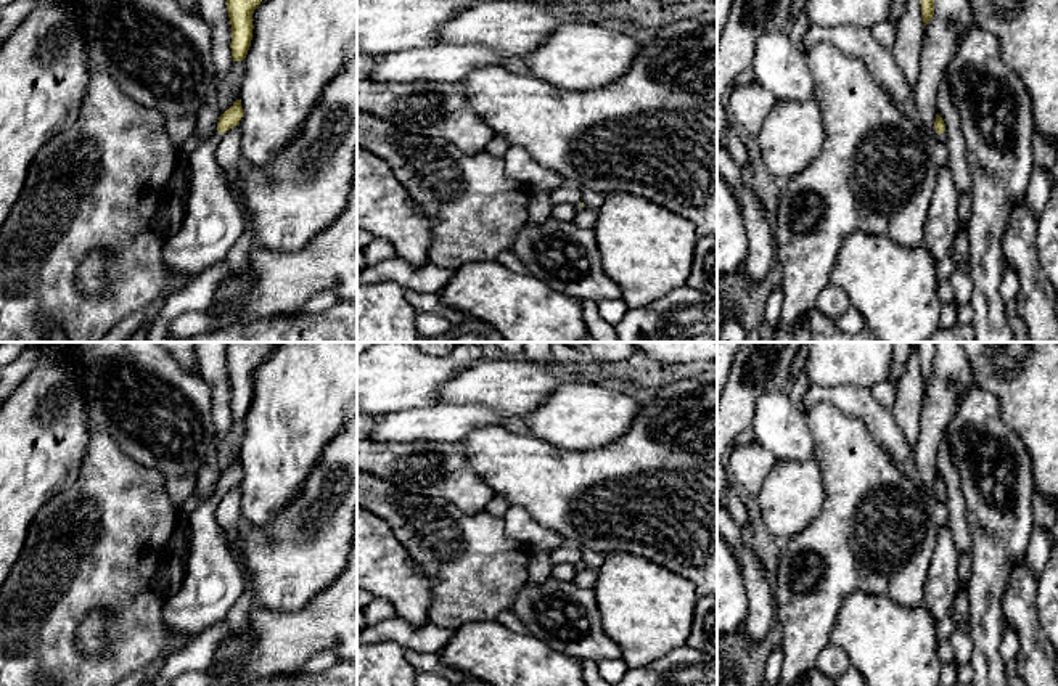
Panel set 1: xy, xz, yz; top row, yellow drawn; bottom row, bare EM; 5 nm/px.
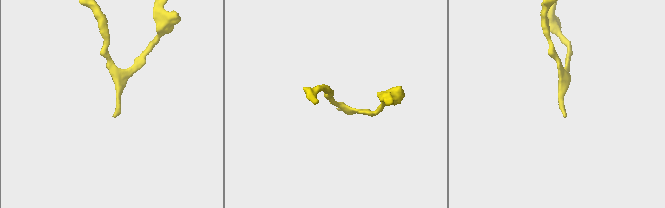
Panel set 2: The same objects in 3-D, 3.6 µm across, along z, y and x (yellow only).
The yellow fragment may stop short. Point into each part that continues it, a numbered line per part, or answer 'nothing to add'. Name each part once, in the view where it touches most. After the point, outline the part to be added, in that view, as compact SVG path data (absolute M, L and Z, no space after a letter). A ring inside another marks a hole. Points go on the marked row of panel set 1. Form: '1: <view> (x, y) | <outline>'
1: xy (213, 222) | M215 130L214 137L188 157L191 188L187 214L182 228L162 251L172 275L196 278L204 268L225 257L246 233L243 212L215 159L220 140L222 133Z

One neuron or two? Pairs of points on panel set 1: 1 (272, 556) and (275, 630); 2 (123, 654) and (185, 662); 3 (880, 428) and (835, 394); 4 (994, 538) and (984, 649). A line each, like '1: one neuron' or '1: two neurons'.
1: two neurons
2: two neurons
3: one neuron
4: one neuron

